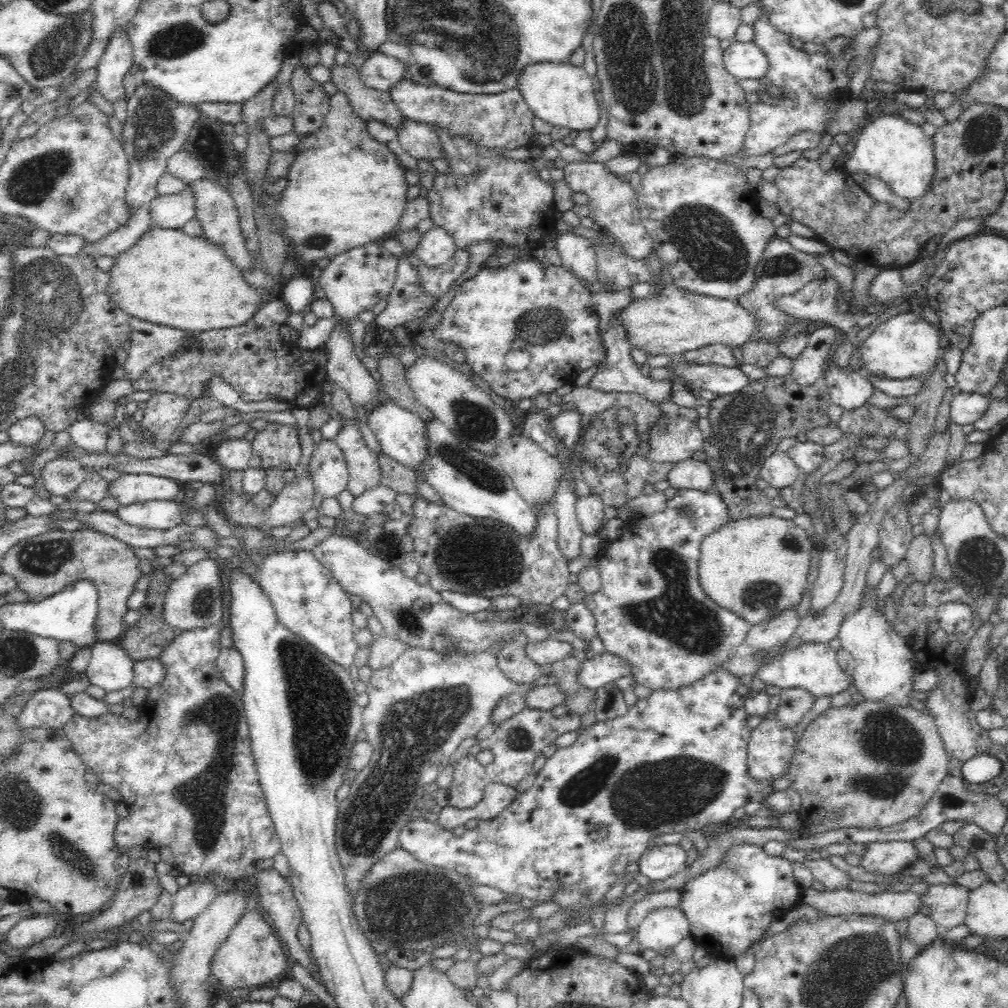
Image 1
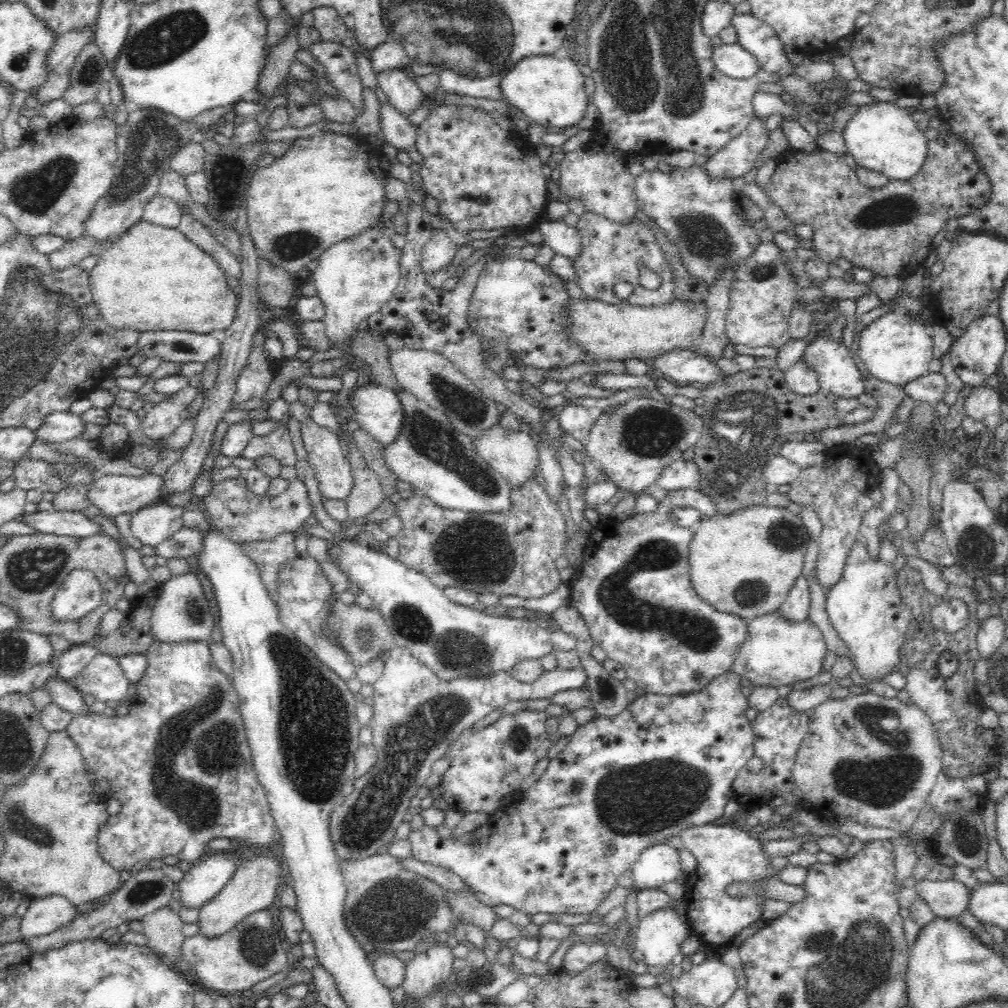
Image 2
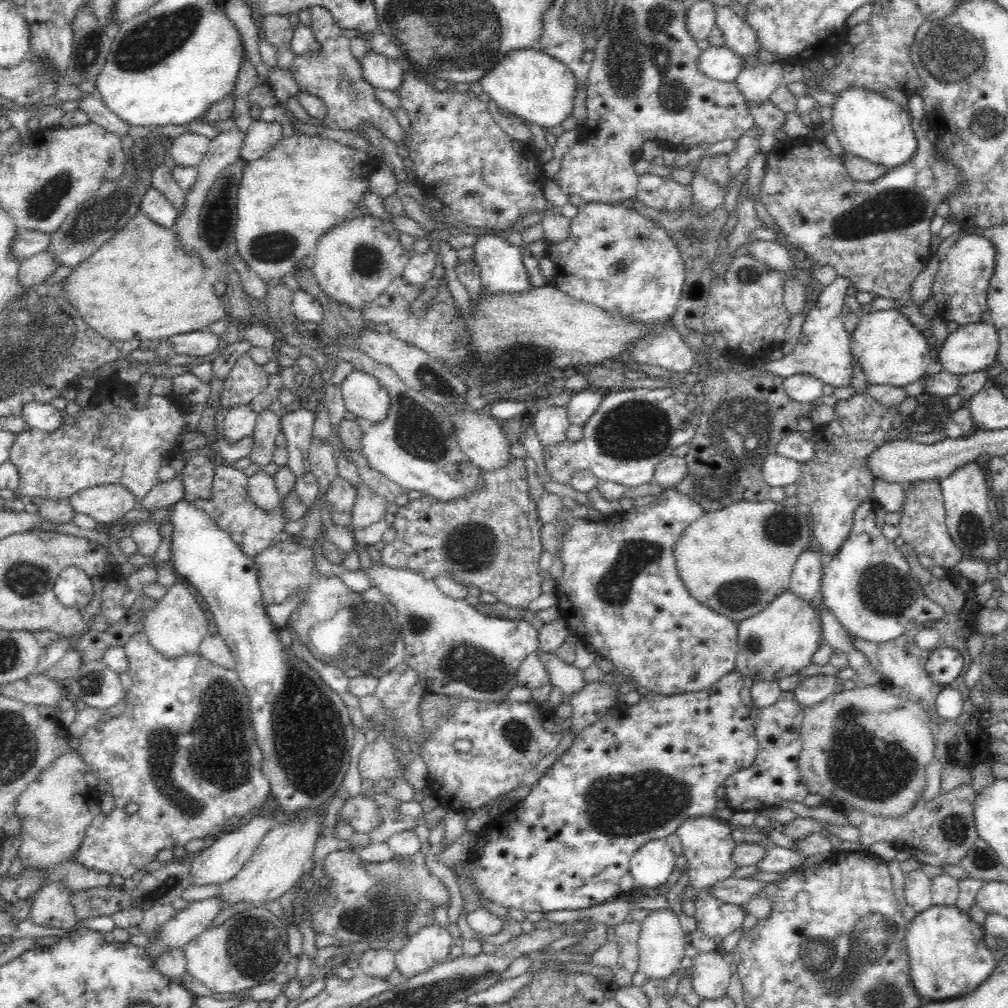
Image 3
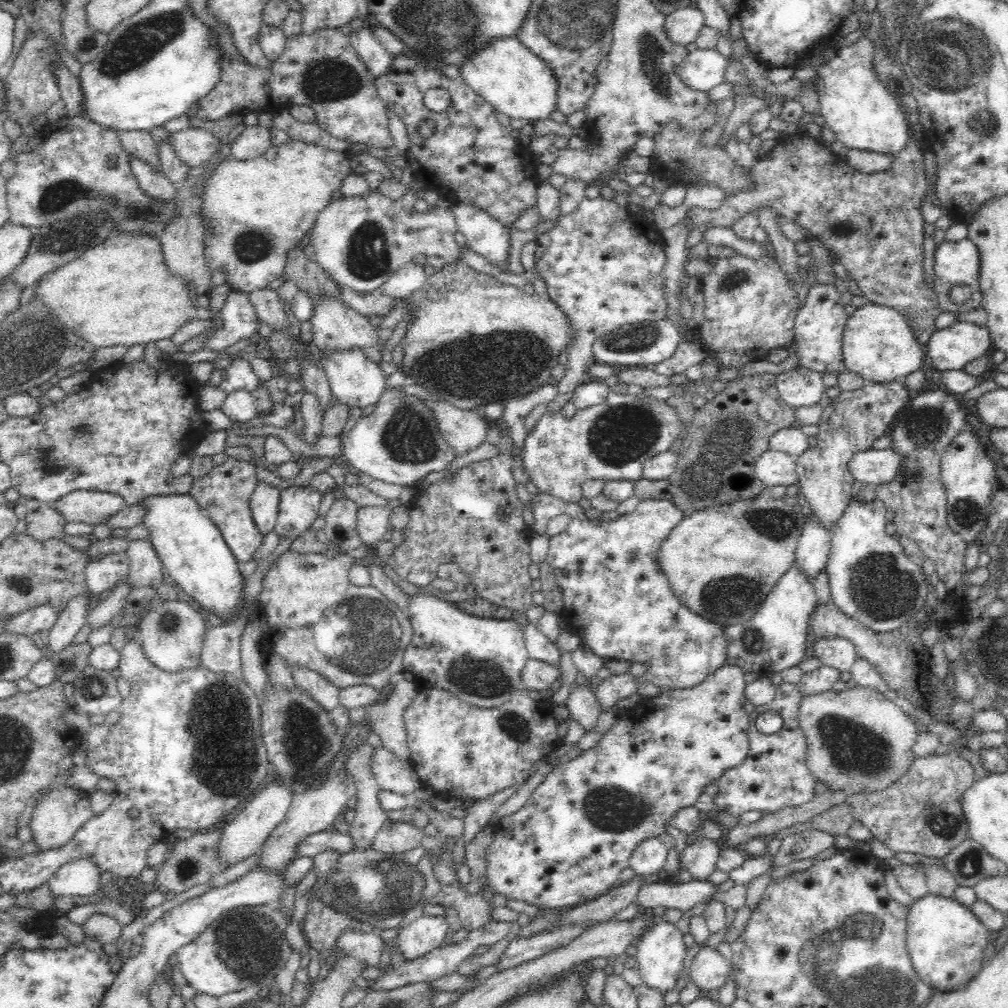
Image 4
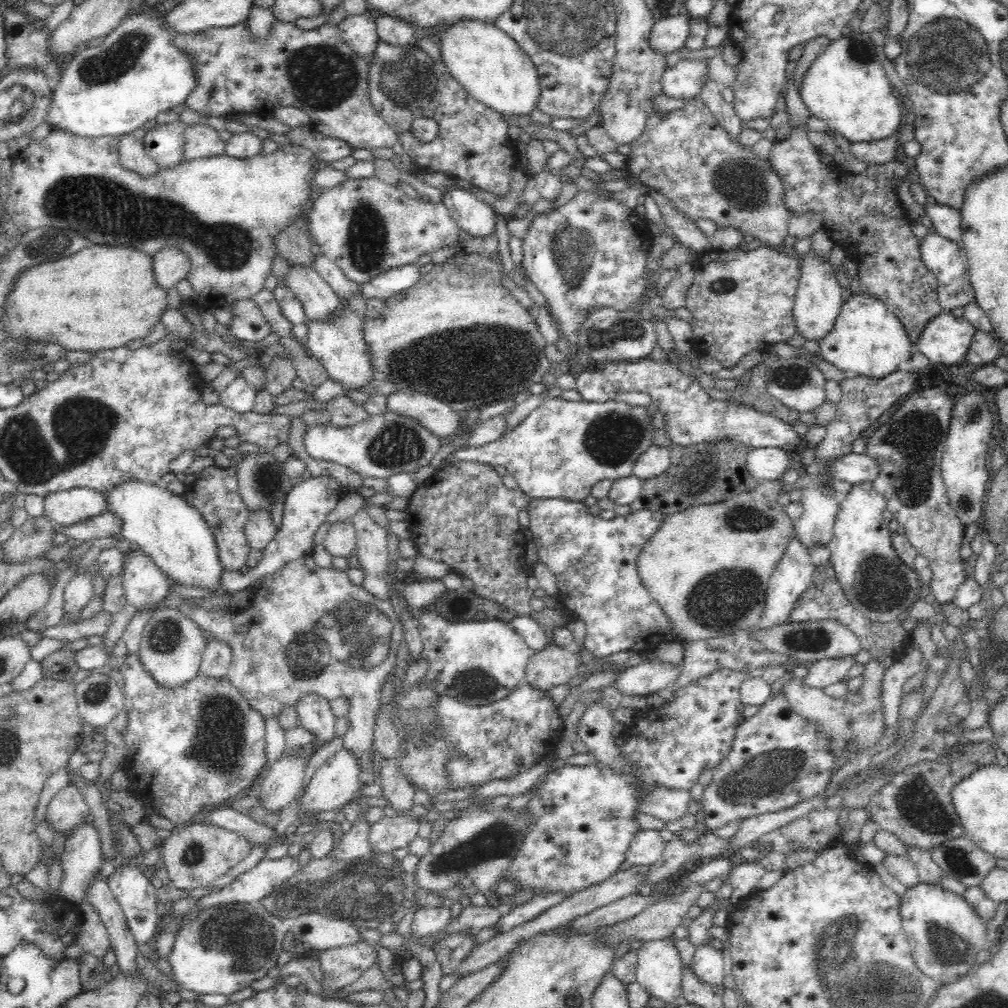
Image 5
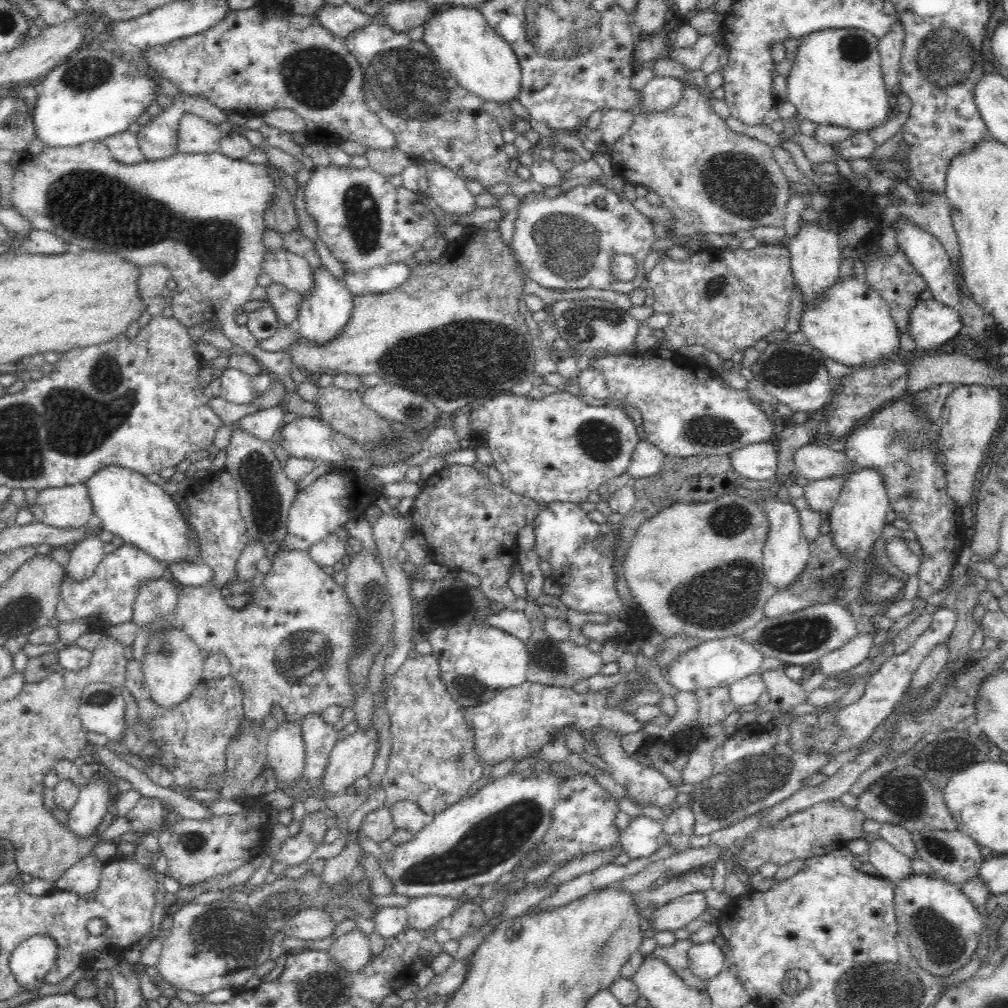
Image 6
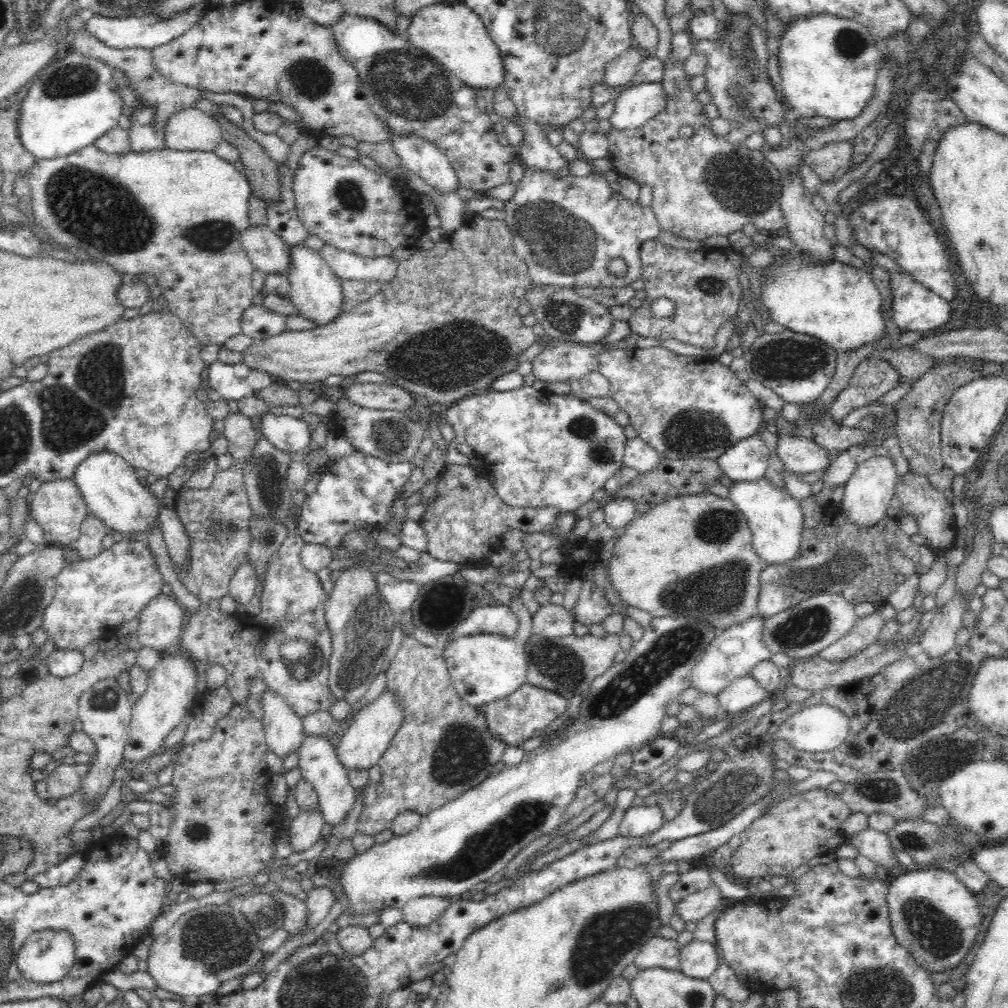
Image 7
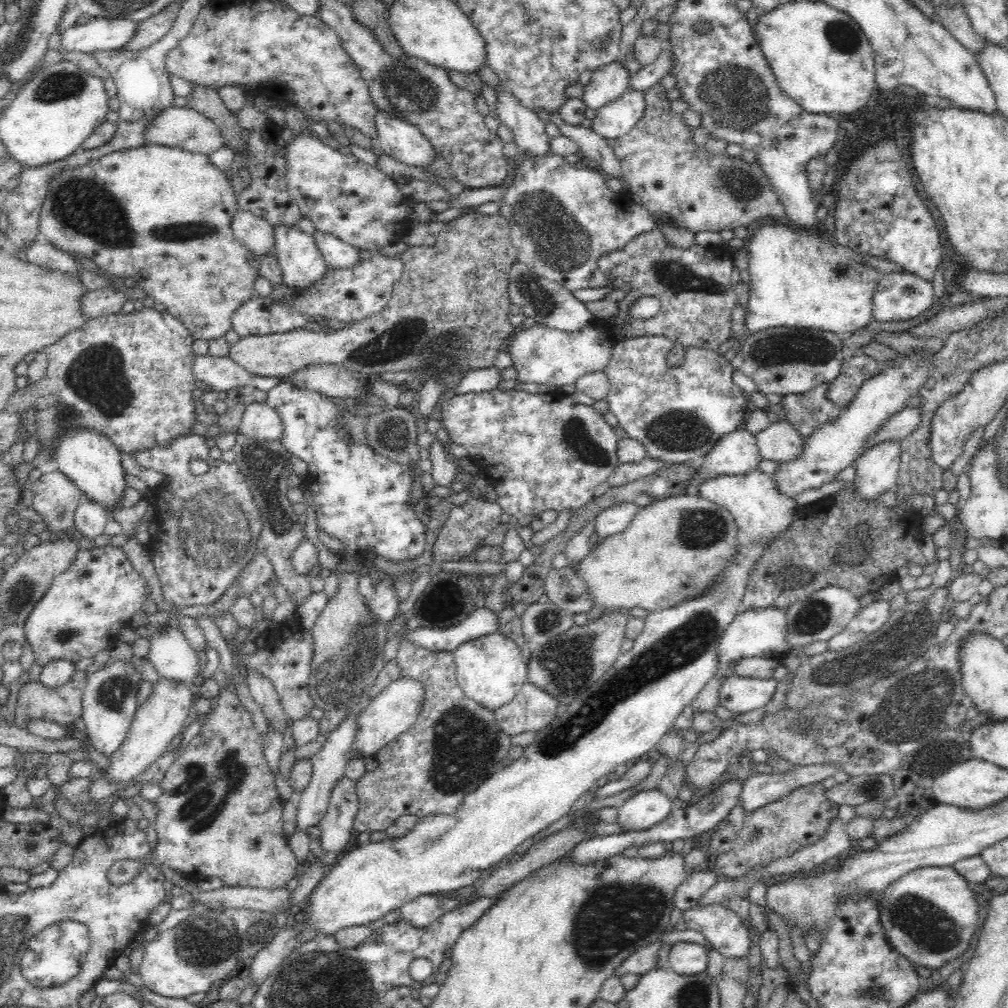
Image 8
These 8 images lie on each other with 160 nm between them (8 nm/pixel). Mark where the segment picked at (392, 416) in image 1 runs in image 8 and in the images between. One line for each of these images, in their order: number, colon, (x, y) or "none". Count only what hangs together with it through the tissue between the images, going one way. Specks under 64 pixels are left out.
2: (377, 409)
3: (365, 397)
4: (355, 380)
5: (337, 343)
6: (322, 315)
7: (315, 290)
8: (302, 265)

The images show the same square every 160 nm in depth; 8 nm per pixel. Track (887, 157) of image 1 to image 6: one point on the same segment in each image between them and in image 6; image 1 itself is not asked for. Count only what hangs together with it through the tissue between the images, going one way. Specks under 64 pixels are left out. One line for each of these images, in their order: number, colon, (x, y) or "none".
2: (881, 136)
3: (868, 124)
4: (856, 105)
5: (846, 87)
6: (836, 79)

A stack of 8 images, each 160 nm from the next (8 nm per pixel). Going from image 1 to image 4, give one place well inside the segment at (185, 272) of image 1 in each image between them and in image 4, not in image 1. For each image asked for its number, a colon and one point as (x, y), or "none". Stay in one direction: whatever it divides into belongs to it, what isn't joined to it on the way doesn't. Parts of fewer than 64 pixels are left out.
2: (152, 278)
3: (140, 284)
4: (120, 292)

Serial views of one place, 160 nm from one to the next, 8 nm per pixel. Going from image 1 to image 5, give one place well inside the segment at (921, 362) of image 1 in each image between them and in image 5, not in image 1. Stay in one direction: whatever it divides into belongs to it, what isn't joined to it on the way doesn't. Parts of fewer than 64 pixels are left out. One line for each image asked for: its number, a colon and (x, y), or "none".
2: (895, 348)
3: (890, 350)
4: (878, 344)
5: (867, 339)

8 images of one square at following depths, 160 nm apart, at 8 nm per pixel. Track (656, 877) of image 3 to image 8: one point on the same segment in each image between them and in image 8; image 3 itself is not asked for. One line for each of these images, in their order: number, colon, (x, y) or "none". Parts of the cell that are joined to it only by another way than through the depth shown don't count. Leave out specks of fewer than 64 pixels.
4: (649, 857)
5: (646, 846)
6: (640, 838)
7: (638, 821)
8: (645, 809)

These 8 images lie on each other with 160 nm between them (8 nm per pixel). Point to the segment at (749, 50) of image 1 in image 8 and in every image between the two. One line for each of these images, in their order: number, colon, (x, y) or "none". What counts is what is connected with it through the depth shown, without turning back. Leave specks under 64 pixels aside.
2: (732, 60)
3: (719, 63)
4: (703, 69)
5: (683, 81)
6: (659, 94)
7: (638, 103)
8: (615, 119)

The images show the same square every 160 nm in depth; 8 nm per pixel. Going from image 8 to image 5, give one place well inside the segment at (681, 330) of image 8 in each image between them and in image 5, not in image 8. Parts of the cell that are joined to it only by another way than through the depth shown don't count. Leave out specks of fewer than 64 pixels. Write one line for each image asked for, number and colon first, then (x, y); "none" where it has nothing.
5: (741, 300)
6: (725, 300)
7: (704, 285)

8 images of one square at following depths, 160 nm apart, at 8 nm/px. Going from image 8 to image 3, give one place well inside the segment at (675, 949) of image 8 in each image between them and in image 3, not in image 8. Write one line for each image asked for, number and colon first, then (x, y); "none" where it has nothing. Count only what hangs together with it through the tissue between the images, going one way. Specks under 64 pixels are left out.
3: (710, 974)
4: (709, 971)
5: (708, 962)
6: (705, 960)
7: (697, 959)

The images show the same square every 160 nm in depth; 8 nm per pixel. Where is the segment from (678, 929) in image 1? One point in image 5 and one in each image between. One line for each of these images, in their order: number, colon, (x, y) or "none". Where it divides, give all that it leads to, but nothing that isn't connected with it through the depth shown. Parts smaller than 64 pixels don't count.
2: (660, 934)
3: (661, 941)
4: (660, 952)
5: (658, 970)

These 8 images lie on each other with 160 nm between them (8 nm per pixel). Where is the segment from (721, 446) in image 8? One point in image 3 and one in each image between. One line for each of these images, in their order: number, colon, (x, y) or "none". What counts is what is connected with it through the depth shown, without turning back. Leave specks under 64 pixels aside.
3: (777, 470)
4: (772, 467)
5: (766, 464)
6: (758, 461)
7: (747, 460)

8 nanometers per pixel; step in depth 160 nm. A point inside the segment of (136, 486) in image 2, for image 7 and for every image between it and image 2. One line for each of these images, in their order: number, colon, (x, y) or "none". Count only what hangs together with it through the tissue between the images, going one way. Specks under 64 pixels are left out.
3: (106, 504)
4: (92, 507)
5: (65, 507)
6: (68, 507)
7: (58, 507)

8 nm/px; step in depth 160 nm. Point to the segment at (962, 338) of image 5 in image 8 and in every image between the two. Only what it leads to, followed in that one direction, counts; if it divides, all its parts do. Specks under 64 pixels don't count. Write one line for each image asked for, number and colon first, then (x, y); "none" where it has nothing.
6: (931, 324)
7: (914, 307)
8: (903, 296)

